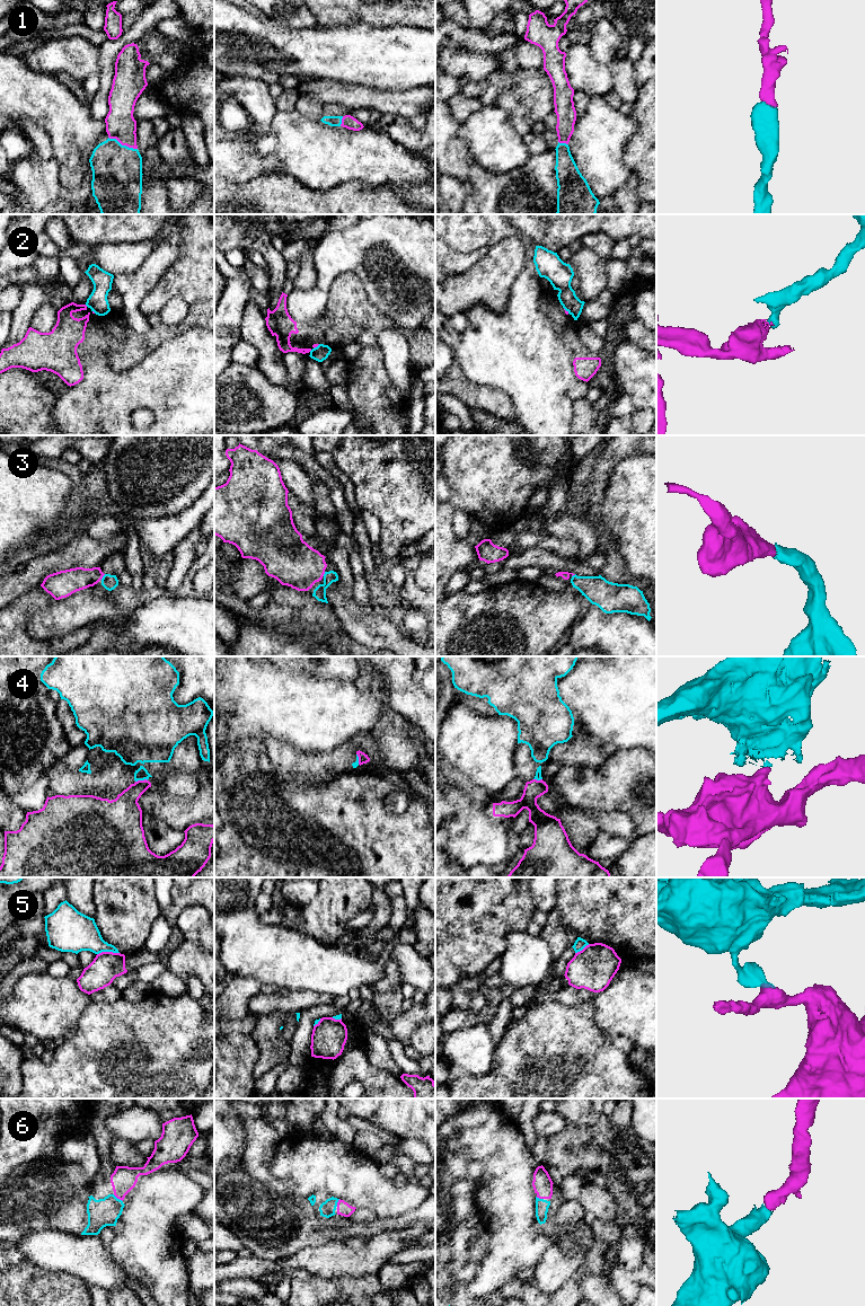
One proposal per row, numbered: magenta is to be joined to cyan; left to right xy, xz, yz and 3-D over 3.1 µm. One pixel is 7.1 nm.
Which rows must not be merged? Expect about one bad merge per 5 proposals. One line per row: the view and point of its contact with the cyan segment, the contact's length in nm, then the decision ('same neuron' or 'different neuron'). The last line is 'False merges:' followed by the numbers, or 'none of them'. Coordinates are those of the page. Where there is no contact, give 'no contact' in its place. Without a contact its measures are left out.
1: contact xy (123, 146); length 220 nm; same neuron
2: contact xz (317, 346); length 60 nm; different neuron
3: contact xy (103, 576); length 50 nm; same neuron
4: contact xy (141, 779); length 90 nm; different neuron
5: contact xy (107, 951); length 160 nm; different neuron
6: contact xy (116, 1198); length 90 nm; same neuron
False merges: 2, 4, 5

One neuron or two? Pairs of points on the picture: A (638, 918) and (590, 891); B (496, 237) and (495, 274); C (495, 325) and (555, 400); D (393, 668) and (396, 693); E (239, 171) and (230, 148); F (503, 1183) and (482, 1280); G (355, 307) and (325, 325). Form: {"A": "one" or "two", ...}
{"A": "one", "B": "two", "C": "one", "D": "one", "E": "one", "F": "one", "G": "one"}

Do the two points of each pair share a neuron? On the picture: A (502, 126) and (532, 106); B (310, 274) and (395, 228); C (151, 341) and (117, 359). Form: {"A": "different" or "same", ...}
{"A": "different", "B": "different", "C": "same"}

